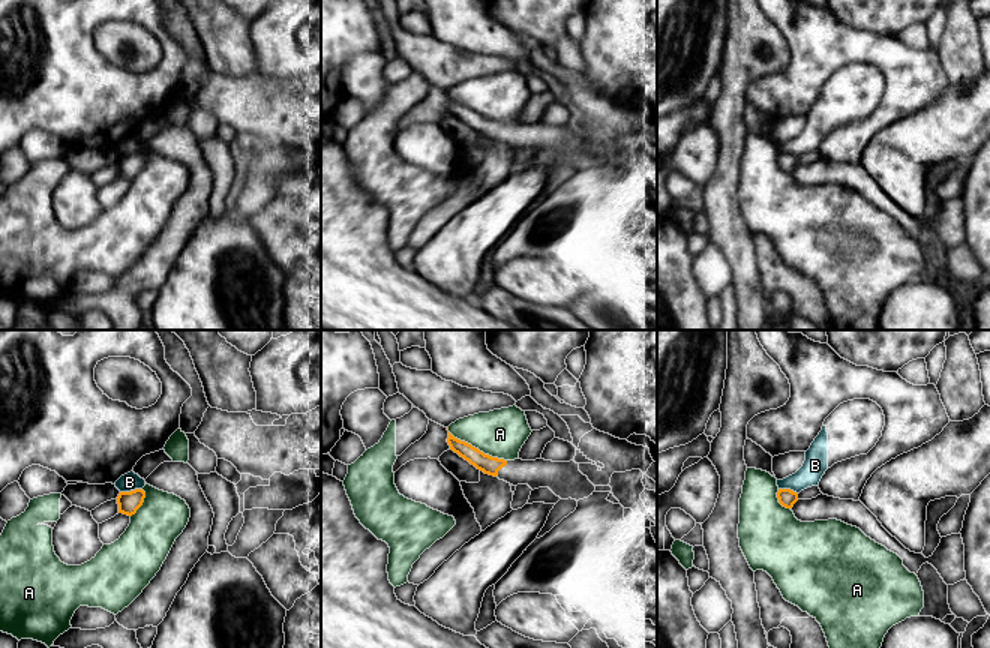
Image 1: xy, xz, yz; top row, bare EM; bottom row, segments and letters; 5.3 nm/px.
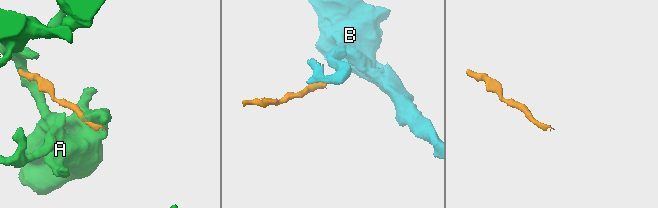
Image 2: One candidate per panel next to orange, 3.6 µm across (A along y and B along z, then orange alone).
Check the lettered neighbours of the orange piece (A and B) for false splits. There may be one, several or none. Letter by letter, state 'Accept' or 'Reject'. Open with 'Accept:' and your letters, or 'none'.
Accept: none
A: Reject
B: Reject

